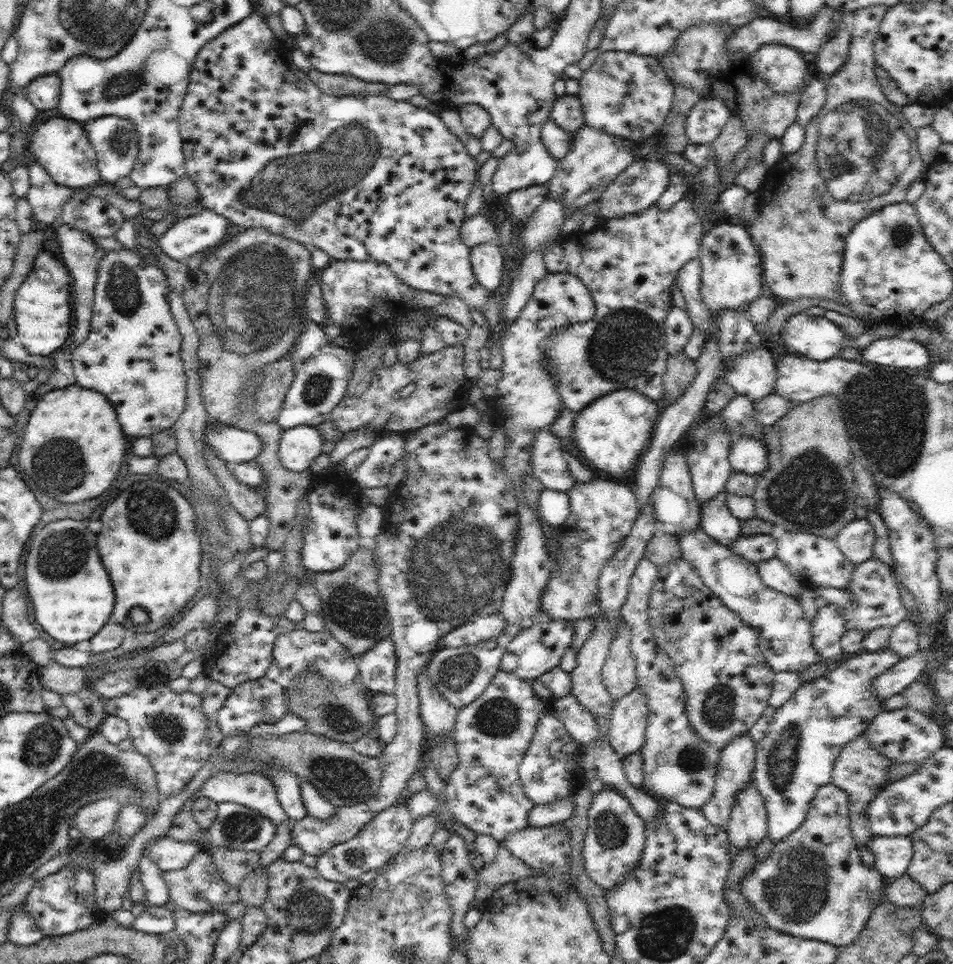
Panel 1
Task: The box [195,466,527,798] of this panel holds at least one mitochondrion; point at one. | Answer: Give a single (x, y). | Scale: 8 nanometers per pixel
(455, 567)

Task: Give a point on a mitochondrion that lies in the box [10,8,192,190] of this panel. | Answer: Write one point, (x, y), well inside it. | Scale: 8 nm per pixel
(118, 85)

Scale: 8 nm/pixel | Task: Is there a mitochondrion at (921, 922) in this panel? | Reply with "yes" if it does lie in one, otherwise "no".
no

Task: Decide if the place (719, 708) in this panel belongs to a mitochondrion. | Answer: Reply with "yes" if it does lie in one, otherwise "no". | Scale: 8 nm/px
yes

